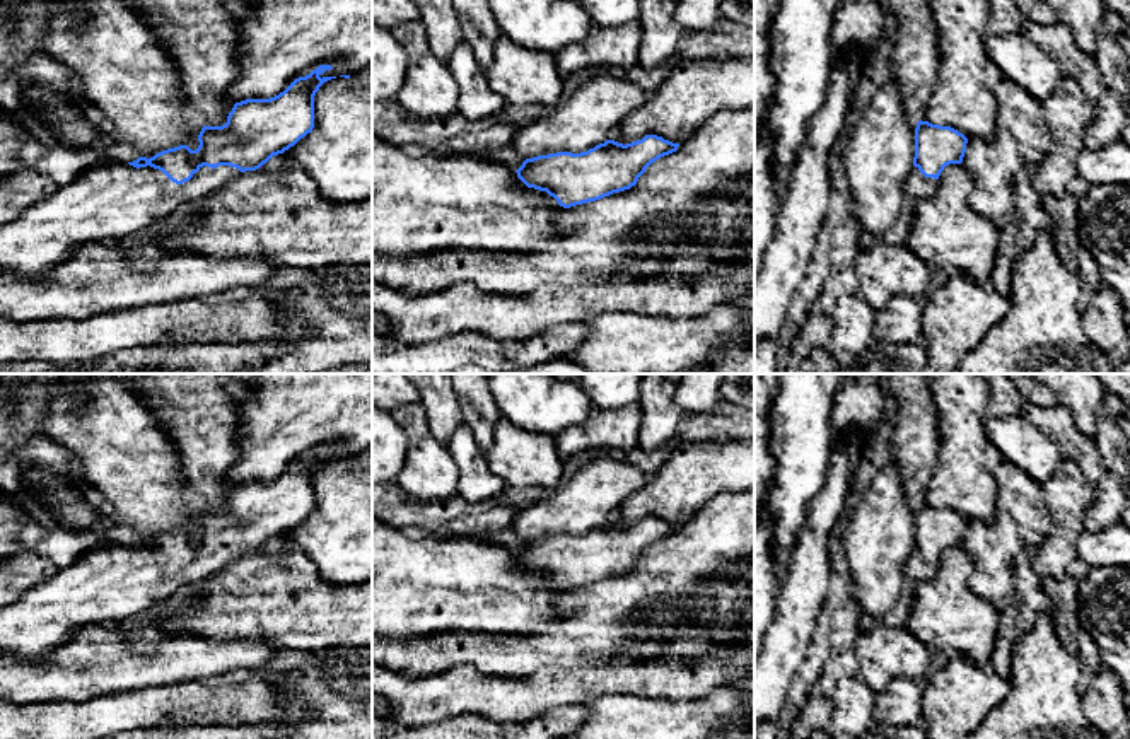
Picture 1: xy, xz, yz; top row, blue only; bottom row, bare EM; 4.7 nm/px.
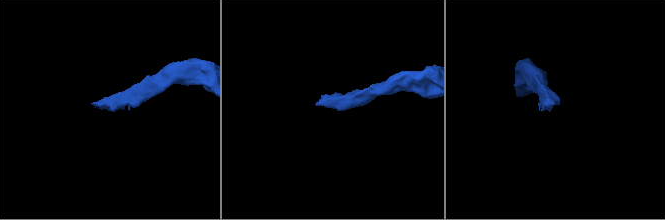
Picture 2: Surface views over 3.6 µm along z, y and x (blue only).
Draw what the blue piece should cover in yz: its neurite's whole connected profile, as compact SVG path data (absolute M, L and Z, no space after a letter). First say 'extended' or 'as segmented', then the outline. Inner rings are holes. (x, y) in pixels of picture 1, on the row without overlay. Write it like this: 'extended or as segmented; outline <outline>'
extended; outline M920 502L915 510L913 550L905 565L906 579L930 580L944 550L963 544L966 526L968 521L958 512Z

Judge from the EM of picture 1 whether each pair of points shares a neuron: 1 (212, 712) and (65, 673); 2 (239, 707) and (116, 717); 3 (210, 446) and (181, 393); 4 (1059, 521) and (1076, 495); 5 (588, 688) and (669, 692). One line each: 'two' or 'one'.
1: two
2: one
3: one
4: one
5: one

